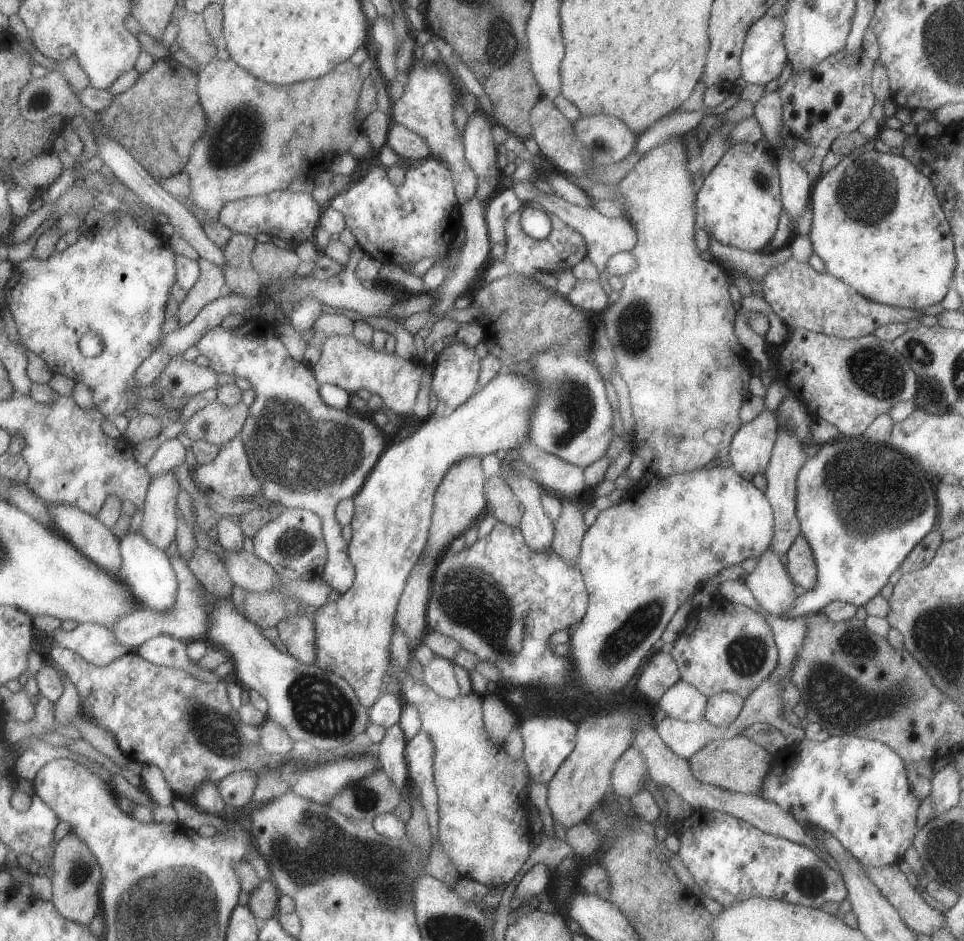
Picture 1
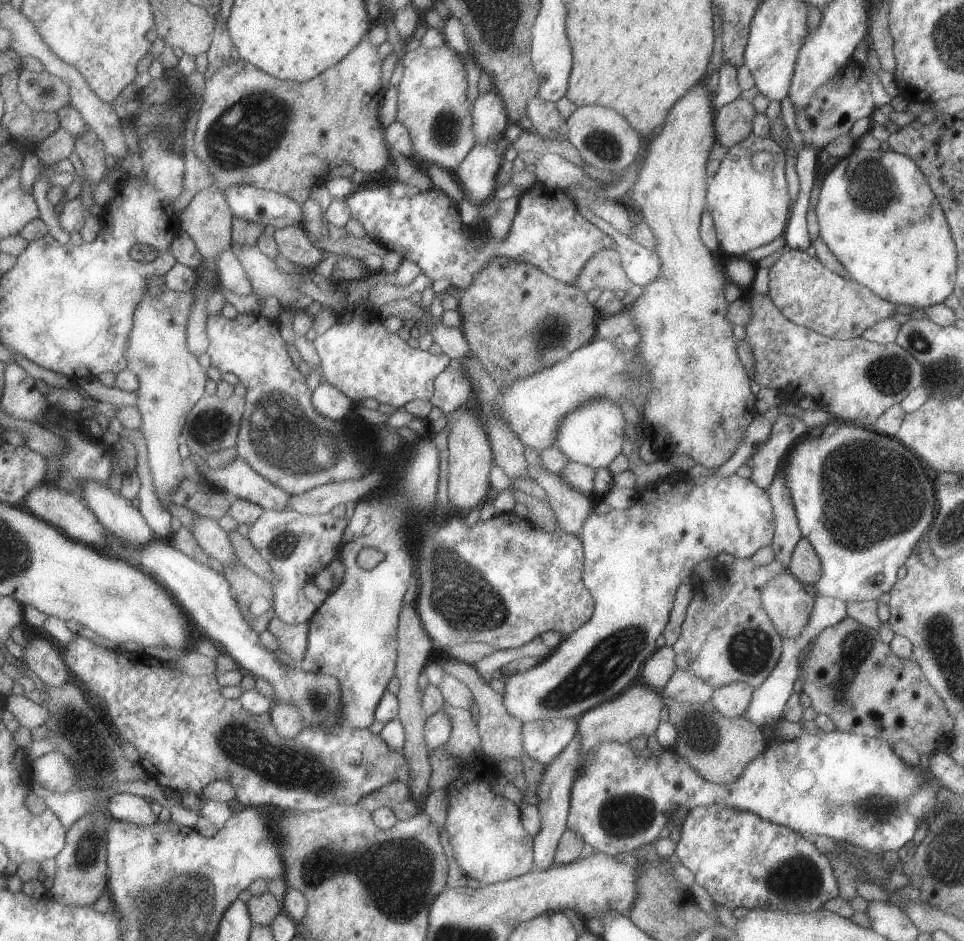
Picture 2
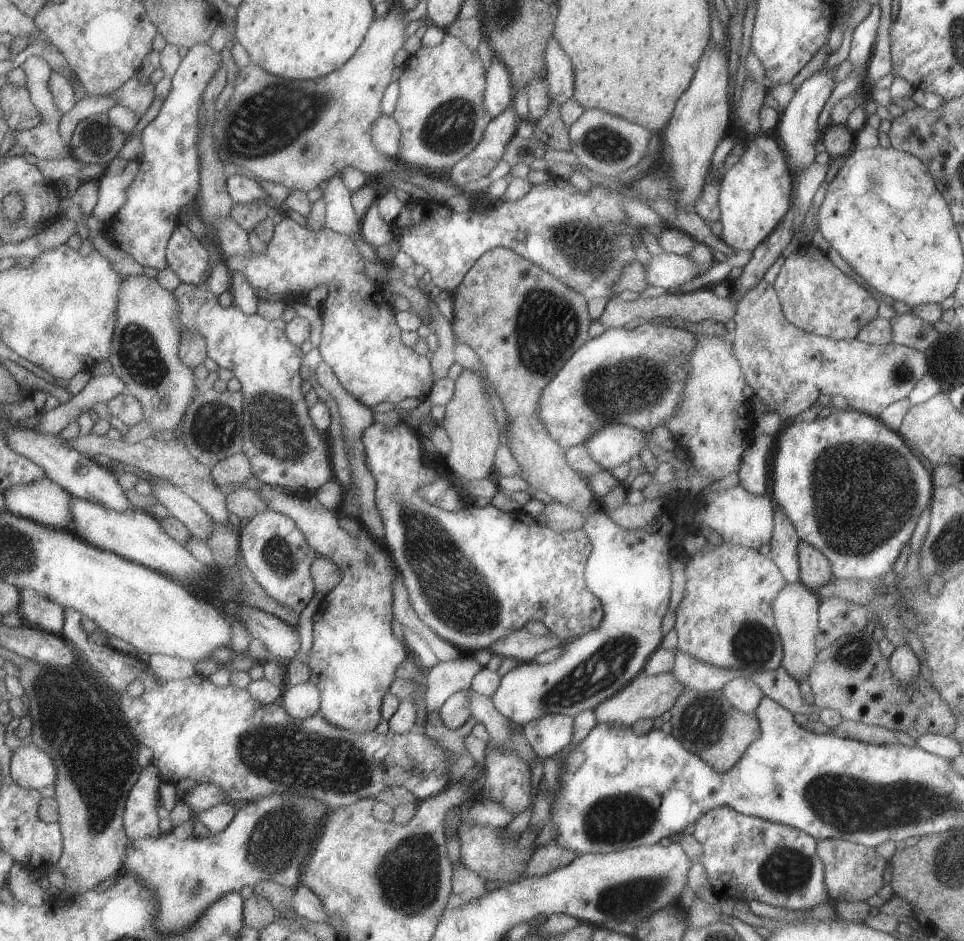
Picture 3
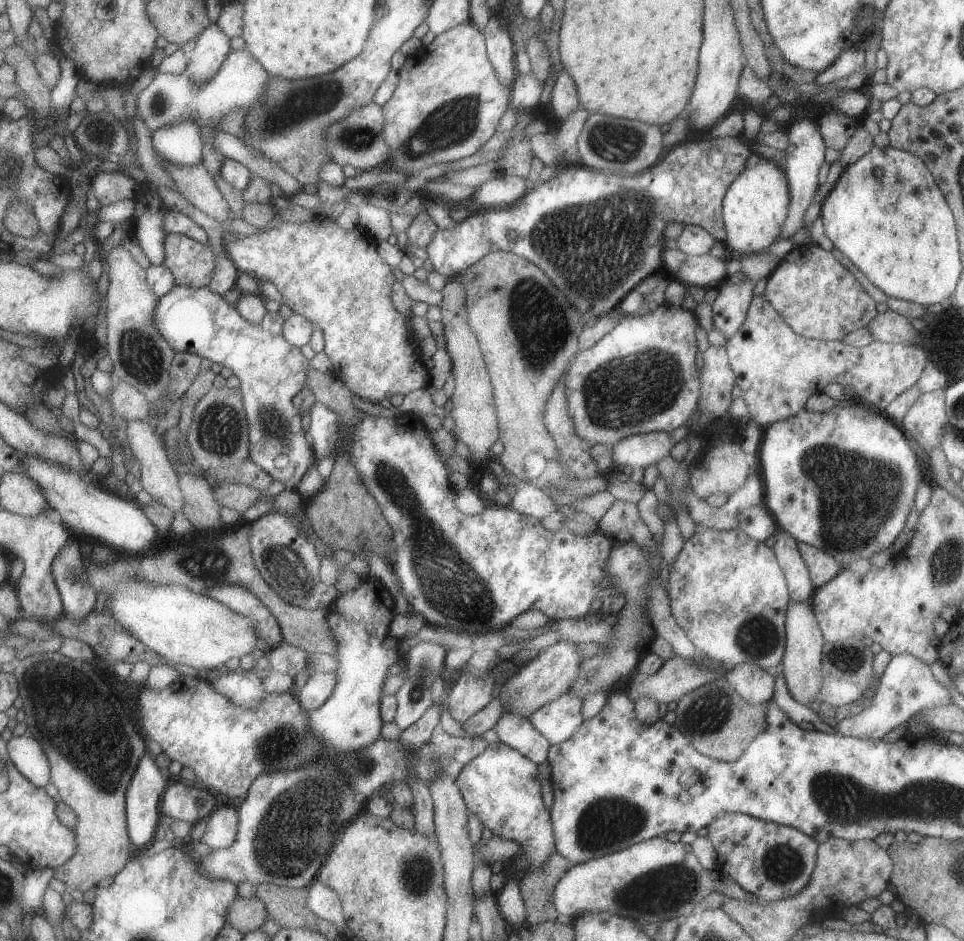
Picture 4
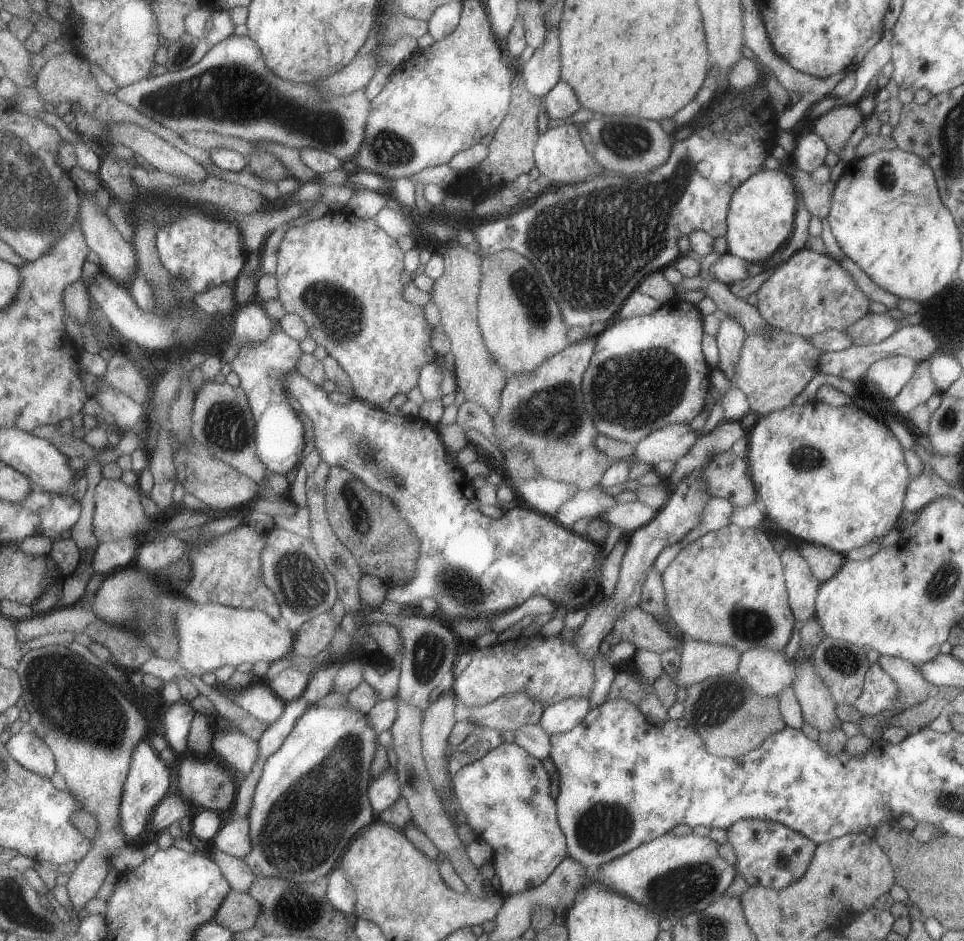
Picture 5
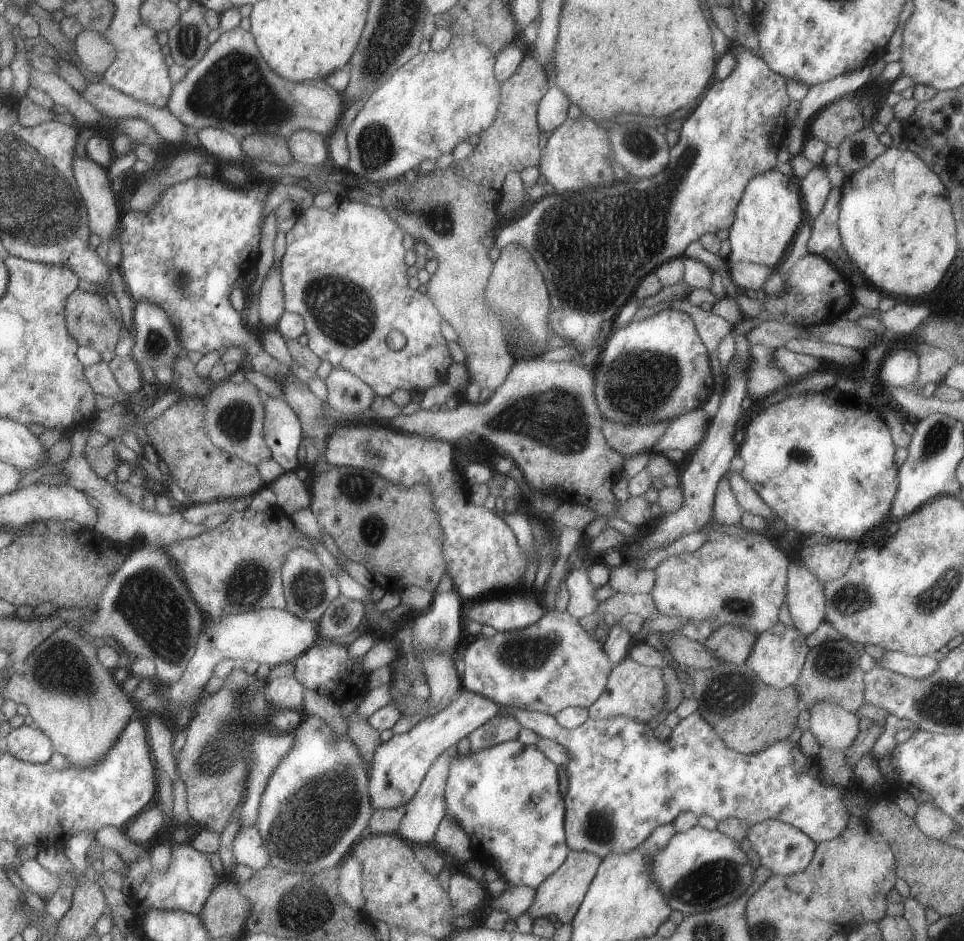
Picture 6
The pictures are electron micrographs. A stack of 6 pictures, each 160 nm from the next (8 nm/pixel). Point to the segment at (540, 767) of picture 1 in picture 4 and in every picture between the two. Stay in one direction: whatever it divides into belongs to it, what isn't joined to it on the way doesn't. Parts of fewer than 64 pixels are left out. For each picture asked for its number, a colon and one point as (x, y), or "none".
2: (543, 740)
3: (548, 735)
4: (556, 720)

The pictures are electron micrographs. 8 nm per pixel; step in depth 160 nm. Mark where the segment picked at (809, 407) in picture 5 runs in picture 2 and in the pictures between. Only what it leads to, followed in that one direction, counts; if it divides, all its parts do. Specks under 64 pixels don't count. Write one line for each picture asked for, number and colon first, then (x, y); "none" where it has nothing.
2: (862, 500)
3: (848, 483)
4: (843, 481)

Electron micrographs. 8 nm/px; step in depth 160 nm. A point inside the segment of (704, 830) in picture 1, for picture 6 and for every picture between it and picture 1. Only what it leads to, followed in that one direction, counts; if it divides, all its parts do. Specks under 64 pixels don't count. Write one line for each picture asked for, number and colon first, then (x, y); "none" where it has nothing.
2: (741, 860)
3: (745, 857)
4: (770, 861)
5: (768, 854)
6: (784, 850)

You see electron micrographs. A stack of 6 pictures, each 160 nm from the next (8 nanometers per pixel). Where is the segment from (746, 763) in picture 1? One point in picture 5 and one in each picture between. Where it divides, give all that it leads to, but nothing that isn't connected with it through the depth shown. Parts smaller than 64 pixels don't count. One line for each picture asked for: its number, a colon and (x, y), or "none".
2: (717, 748)
3: (704, 723)
4: (718, 723)
5: (730, 718)

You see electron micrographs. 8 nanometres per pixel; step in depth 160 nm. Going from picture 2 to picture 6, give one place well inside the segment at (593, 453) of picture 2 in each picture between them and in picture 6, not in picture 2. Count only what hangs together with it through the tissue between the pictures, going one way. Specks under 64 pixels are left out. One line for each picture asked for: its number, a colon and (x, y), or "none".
3: (611, 445)
4: (641, 450)
5: (671, 442)
6: (685, 432)

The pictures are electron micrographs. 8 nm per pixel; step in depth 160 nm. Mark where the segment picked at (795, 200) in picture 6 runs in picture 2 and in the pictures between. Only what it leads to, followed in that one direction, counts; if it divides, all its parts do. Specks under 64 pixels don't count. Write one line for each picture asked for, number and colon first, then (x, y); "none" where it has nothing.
2: (749, 208)
3: (754, 194)
4: (754, 206)
5: (759, 222)

